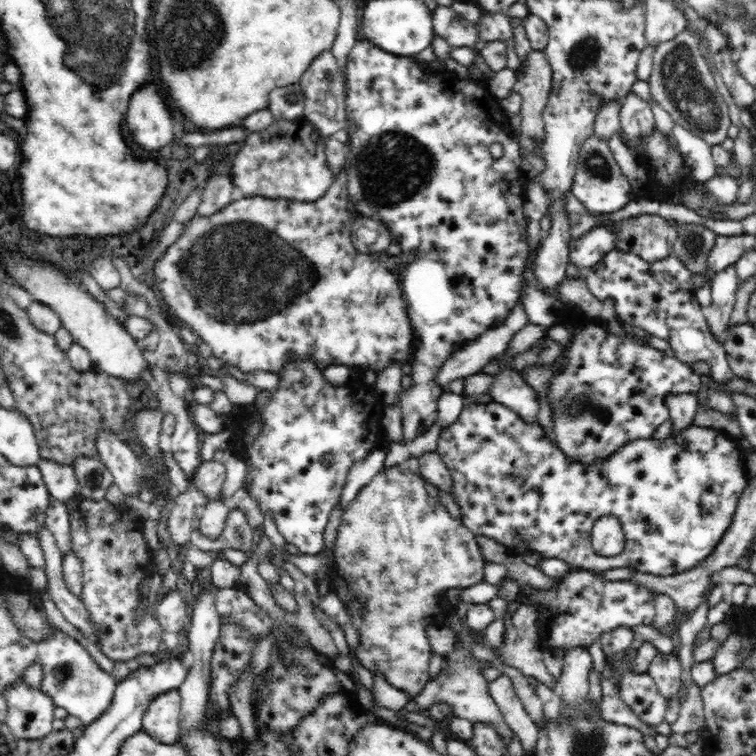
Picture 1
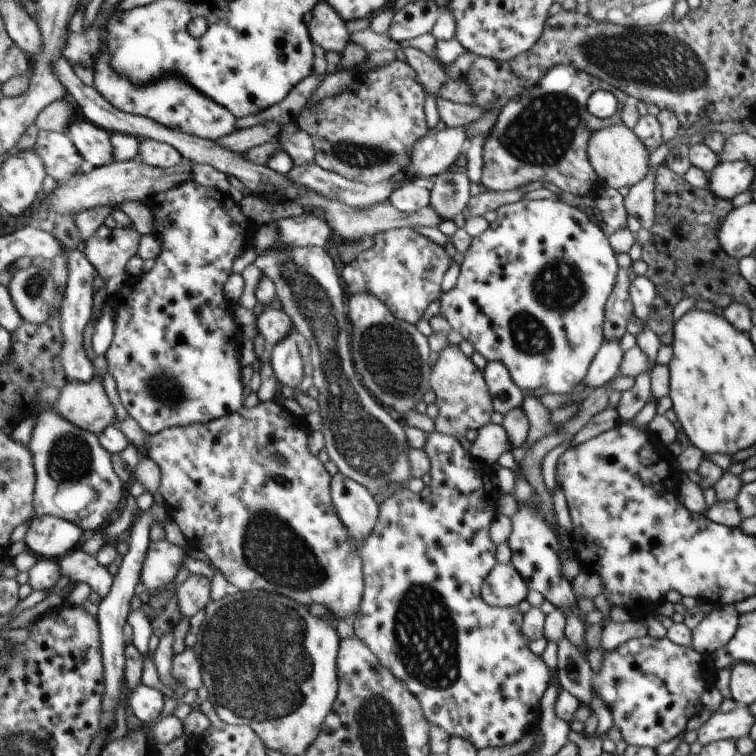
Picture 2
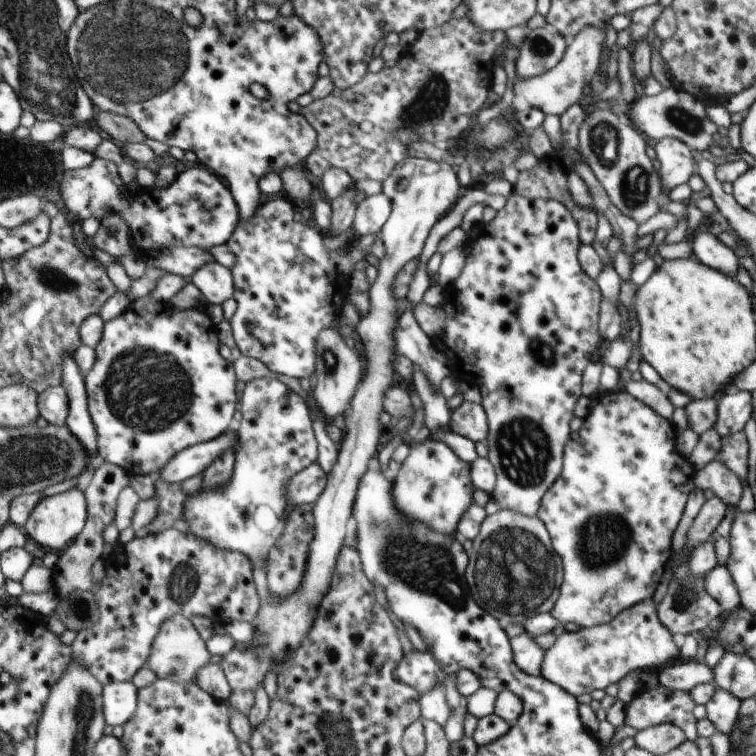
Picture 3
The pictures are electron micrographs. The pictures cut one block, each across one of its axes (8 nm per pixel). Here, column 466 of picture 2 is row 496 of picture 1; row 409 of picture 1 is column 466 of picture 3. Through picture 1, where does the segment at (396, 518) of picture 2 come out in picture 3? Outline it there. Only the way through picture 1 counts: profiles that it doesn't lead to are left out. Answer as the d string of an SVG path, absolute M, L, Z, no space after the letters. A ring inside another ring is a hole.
M429 438L422 444L409 442L409 446L407 460L400 466L399 473L393 475L392 495L396 509L409 521L420 522L441 534L454 535L463 513L473 504L474 486L470 481L470 464L460 460L451 448L441 441Z

